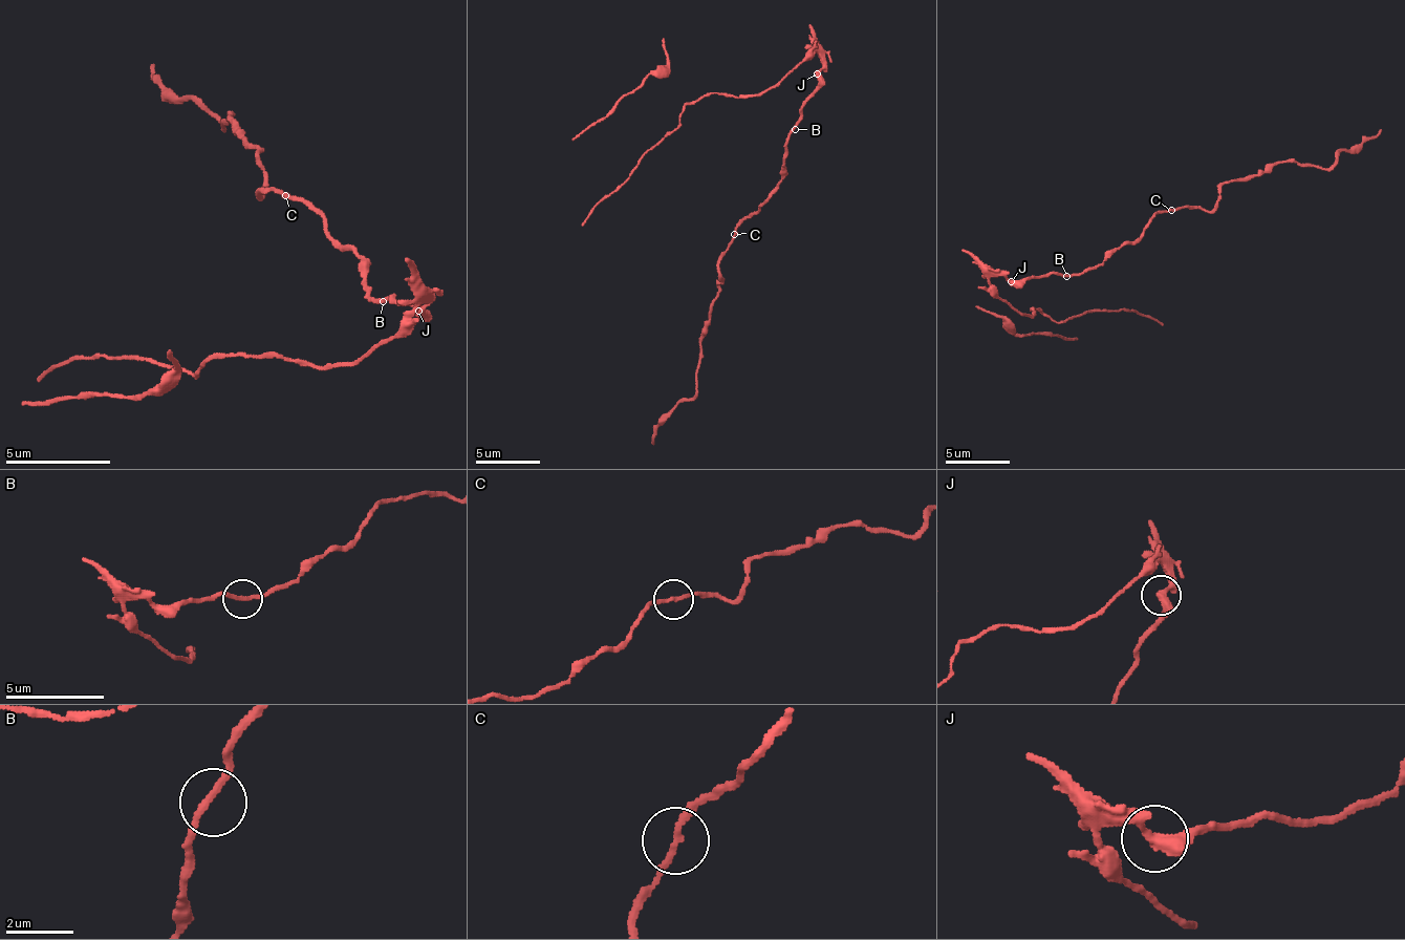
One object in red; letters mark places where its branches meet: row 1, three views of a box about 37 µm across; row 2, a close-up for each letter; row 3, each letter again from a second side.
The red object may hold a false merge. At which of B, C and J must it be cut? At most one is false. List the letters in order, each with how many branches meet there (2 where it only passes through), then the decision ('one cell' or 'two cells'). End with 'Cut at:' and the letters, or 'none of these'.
B: 2 | one cell
C: 2 | one cell
J: 2 | two cells
Cut at: J

